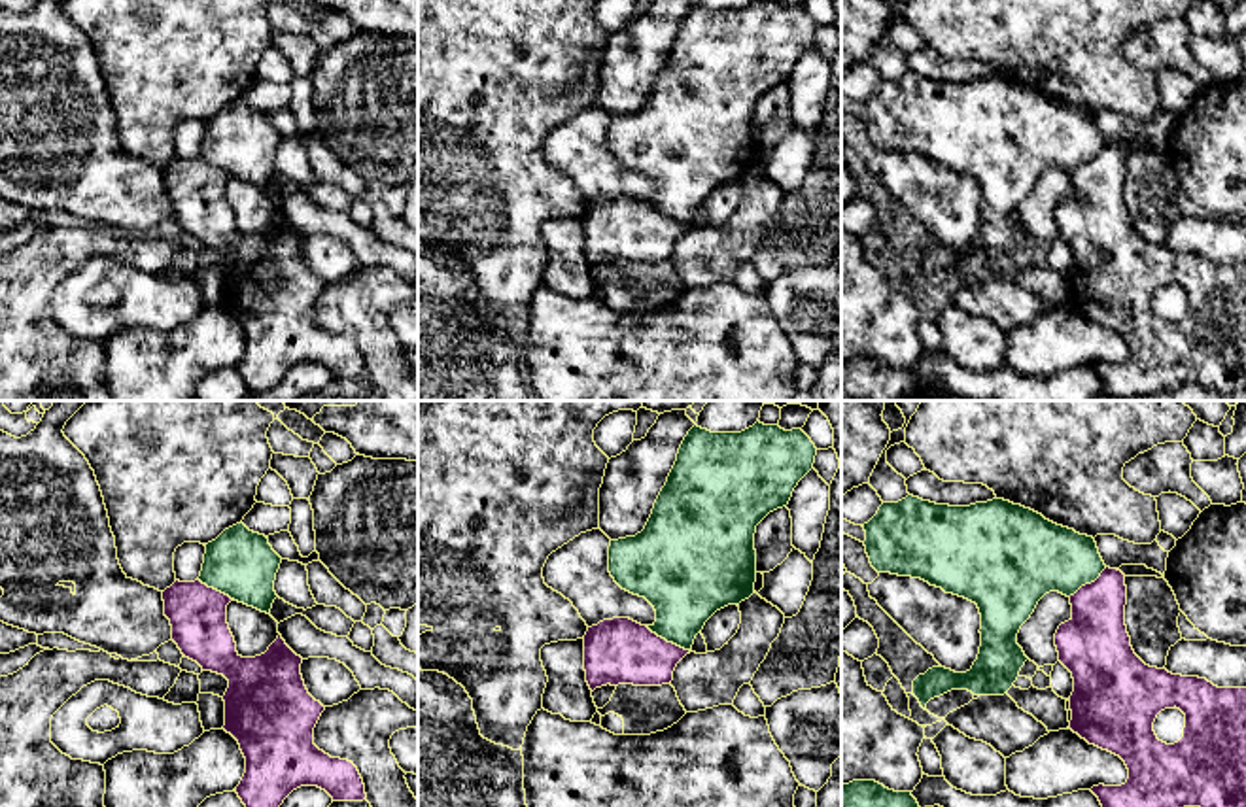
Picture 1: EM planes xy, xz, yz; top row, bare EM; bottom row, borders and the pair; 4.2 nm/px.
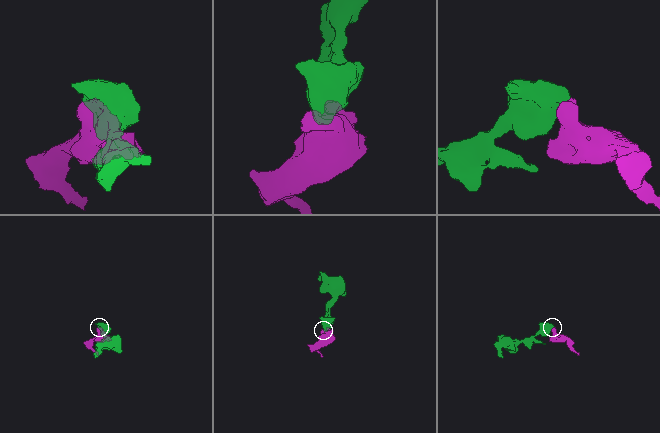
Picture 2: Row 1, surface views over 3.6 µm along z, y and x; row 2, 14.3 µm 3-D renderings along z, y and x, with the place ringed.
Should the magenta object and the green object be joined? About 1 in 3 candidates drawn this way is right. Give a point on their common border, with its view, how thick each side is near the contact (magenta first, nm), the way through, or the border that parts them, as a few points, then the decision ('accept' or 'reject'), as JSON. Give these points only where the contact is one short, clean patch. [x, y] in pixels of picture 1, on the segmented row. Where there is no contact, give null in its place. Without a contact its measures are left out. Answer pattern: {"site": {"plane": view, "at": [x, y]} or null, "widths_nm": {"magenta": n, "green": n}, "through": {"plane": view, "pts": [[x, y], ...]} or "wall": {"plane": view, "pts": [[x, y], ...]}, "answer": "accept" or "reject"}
{"site": {"plane": "xz", "at": [666, 641]}, "widths_nm": {"magenta": 280, "green": 320}, "wall": {"plane": "xz", "pts": [[645, 626], [691, 651]]}, "answer": "reject"}

